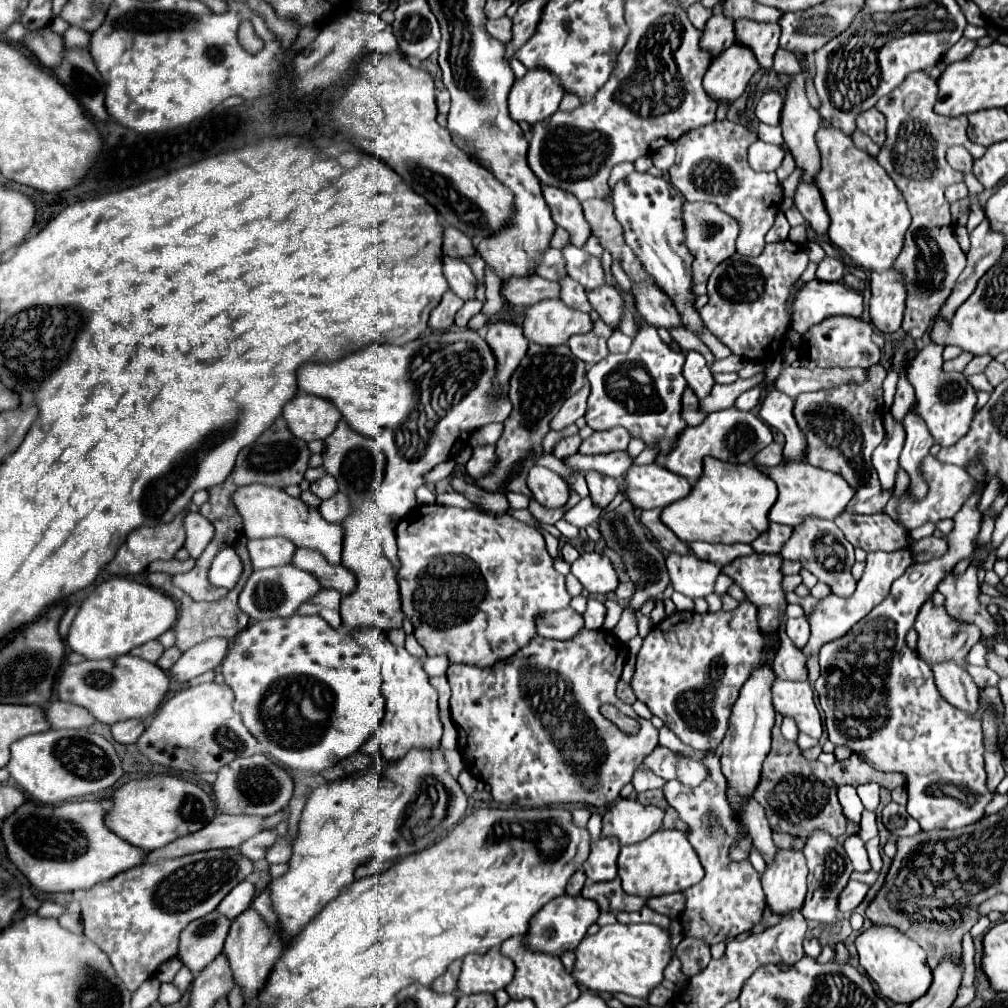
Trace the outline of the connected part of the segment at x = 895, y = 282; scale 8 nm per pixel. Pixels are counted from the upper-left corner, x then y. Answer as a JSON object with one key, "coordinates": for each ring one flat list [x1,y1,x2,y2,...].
{"coordinates":[[893,268,871,274,871,320,883,334,895,334,901,328,905,310,903,278]]}

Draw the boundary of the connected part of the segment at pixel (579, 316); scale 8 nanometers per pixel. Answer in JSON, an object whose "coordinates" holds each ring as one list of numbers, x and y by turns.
{"coordinates":[[545,300,531,306,523,320,523,334,529,342,541,346,561,346,575,334,593,330,589,314,571,310,561,300]]}

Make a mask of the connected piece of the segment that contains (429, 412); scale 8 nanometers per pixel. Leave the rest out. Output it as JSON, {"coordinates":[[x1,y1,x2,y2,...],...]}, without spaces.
{"coordinates":[[447,330,447,332,433,332,429,336,421,336,413,342,407,342,403,346,393,346,393,344,371,344,371,346,365,346,363,350,357,350,355,354,347,354,335,362,307,362,303,364,299,370,297,370,297,384,299,384,299,392,301,394,313,394,313,396,321,396,329,402,333,402,337,406,337,410,341,412,343,420,359,434,363,436,371,436,379,442,379,446,383,448,385,456,387,456,387,468,385,468,385,480,383,480,383,486,381,486,381,494,383,498,387,500,391,512,397,516,397,518,403,518,409,510,413,510,417,506,415,502,415,490,419,486,423,486,423,474,429,472,435,464,439,462,445,462,449,460,455,452,463,450,467,444,469,444,469,436,473,430,481,428,483,424,489,424,489,422,505,422,513,410,511,402,507,396,501,396,495,404,489,404,487,402,487,392,491,390,491,378,495,374,495,358,489,350,489,346,485,344,483,336,475,330]]}

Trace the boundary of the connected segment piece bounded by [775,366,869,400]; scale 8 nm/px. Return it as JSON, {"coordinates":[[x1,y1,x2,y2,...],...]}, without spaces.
{"coordinates":[[785,368,781,370,781,376,775,380,775,388,791,396,793,400,803,392,819,392,819,390,831,390,835,386,841,386,843,382,867,382,867,370,869,368]]}

